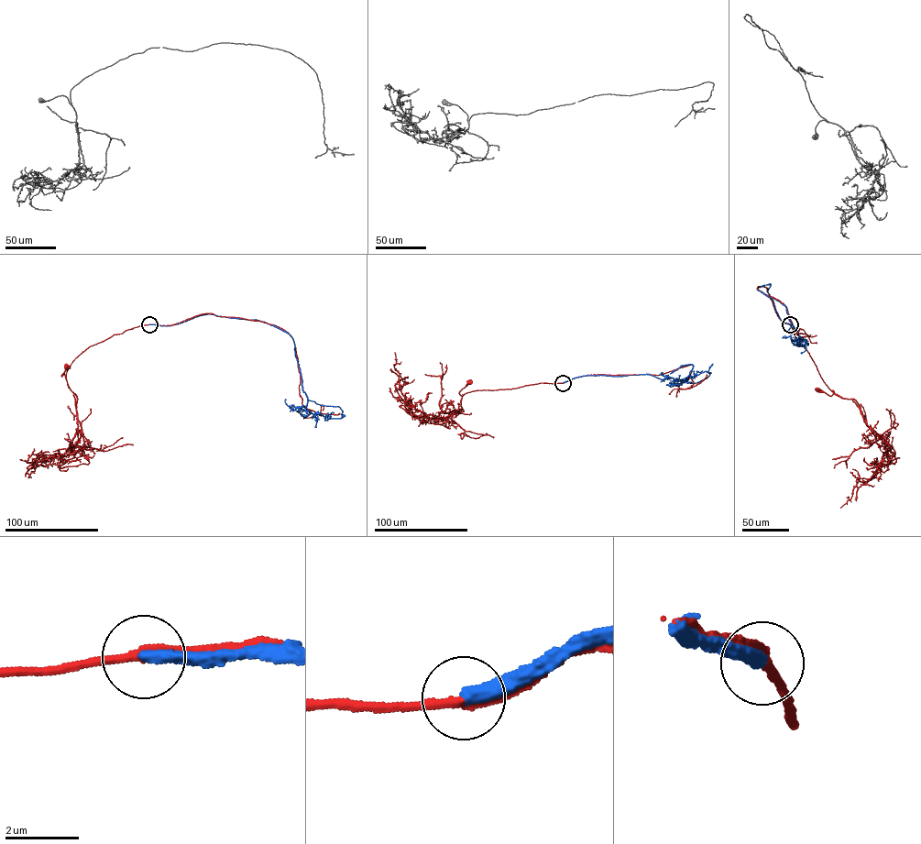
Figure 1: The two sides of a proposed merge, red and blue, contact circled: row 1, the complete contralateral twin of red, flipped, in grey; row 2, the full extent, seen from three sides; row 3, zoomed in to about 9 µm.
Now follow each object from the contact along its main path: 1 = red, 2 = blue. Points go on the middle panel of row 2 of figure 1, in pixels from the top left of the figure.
1: (563, 382), (473, 390), (461, 399), (460, 390), (469, 382)
2: (563, 382), (587, 375), (664, 379), (690, 364), (682, 381), (696, 383), (710, 373), (694, 377), (694, 371)

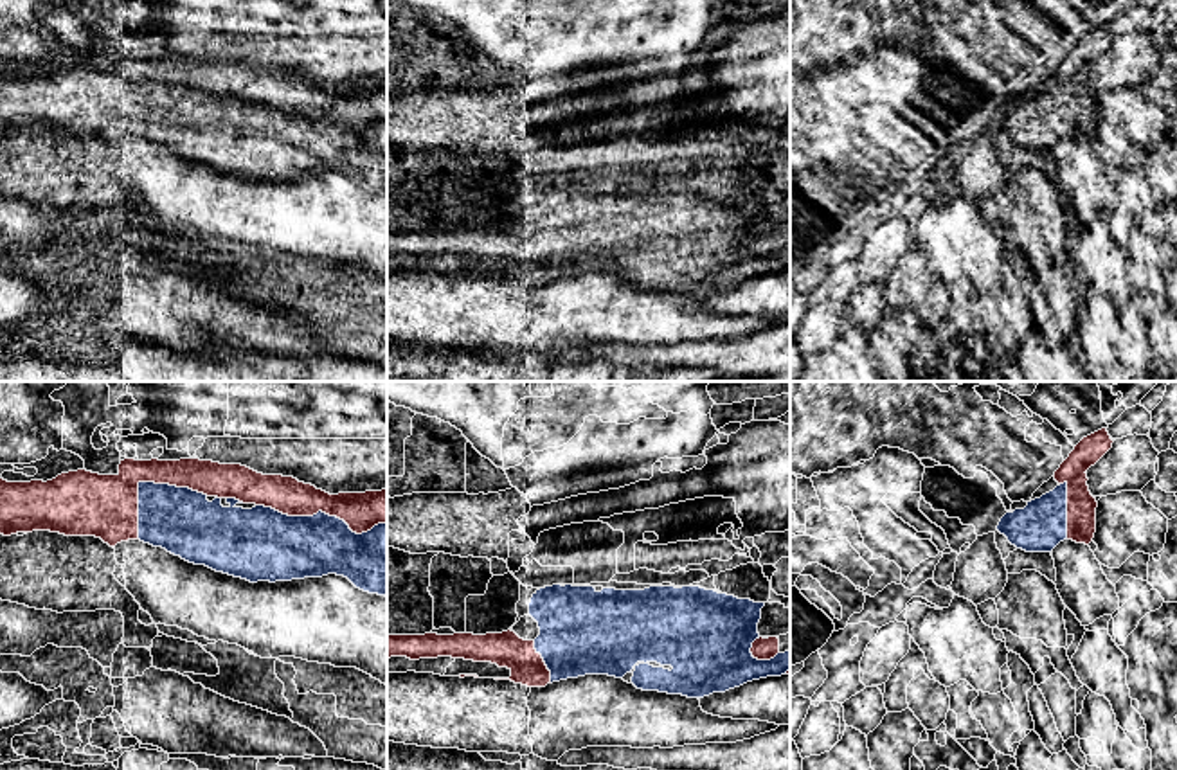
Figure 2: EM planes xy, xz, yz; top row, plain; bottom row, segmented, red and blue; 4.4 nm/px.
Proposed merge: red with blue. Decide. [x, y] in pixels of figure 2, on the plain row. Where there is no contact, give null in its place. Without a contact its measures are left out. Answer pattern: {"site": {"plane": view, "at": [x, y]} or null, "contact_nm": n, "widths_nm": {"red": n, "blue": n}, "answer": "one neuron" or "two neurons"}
{"site": {"plane": "xy", "at": [321, 107]}, "contact_nm": 600, "widths_nm": {"red": 170, "blue": 300}, "answer": "two neurons"}

